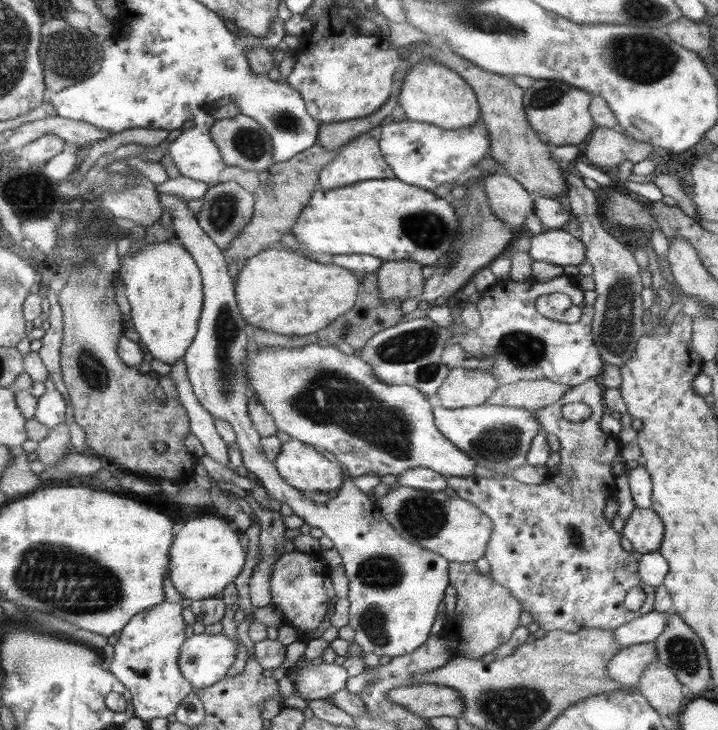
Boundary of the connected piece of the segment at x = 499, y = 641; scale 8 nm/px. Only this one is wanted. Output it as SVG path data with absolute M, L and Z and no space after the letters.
M450 562L449 584L456 588L455 615L440 634L448 640L452 659L465 657L482 660L484 655L504 647L519 626L523 611L520 601L505 586L494 582L490 575L479 573L474 562Z

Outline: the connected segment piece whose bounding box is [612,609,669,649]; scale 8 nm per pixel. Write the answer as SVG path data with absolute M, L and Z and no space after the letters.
M652 609L650 612L627 622L612 631L618 648L634 646L634 644L652 644L669 623L669 614Z

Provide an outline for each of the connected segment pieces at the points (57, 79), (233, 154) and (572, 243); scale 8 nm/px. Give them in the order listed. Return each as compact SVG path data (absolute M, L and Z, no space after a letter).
M48 20L42 28L40 46L41 68L45 78L47 93L60 92L90 78L102 65L102 39L94 34L84 33L72 27L65 20Z
M237 114L232 118L222 118L214 121L210 128L210 138L220 149L222 160L227 166L237 166L240 169L252 170L256 173L270 168L272 160L272 144L270 135L253 118L245 114Z
M552 230L531 237L529 255L533 260L548 261L556 266L578 266L586 261L584 243L572 234Z

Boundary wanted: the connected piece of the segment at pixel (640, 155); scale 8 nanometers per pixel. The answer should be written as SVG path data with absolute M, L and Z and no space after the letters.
M597 126L592 129L586 142L586 158L600 169L618 167L629 160L634 165L649 158L653 147L640 142L624 132L610 127Z

